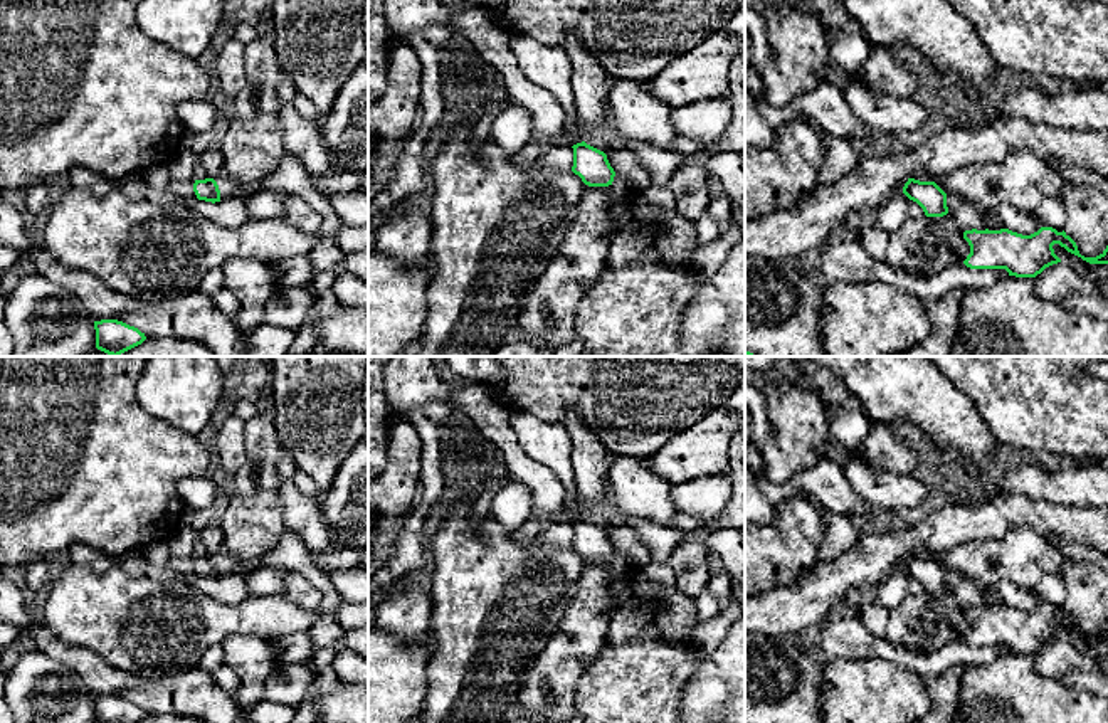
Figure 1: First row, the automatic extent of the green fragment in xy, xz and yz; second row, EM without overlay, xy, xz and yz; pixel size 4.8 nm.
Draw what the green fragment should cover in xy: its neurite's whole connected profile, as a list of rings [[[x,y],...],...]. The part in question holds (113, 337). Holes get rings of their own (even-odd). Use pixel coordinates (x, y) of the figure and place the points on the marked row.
[[[118,319],[94,321],[94,330],[96,348],[111,356],[119,356],[146,340],[145,333],[141,333],[138,328]]]

